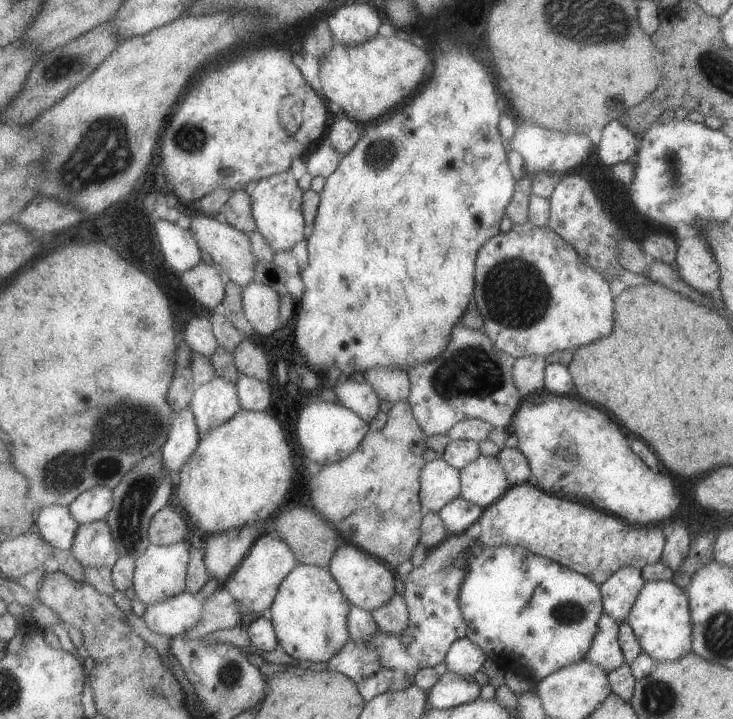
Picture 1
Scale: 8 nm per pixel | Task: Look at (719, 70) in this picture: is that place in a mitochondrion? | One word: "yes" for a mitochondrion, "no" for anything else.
yes

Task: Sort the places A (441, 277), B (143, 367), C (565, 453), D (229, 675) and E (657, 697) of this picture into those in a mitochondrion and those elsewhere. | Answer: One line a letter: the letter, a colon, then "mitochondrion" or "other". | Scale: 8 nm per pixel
A: other
B: other
C: mitochondrion
D: mitochondrion
E: mitochondrion

